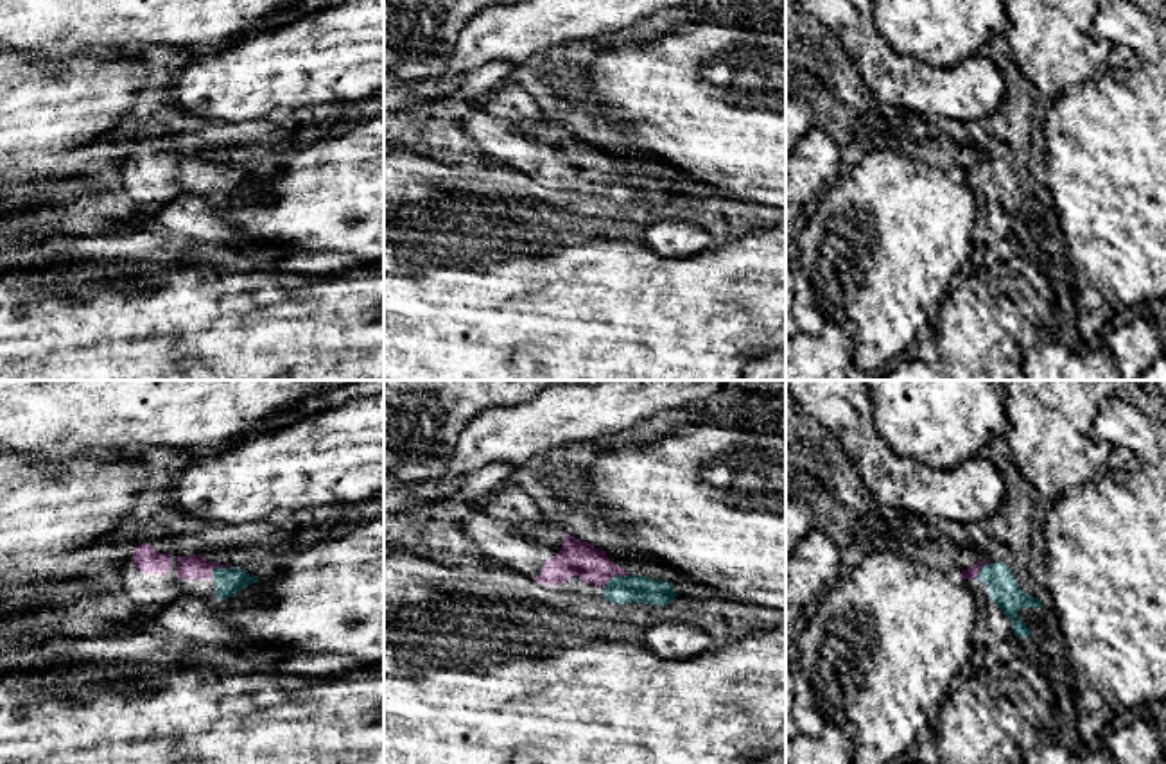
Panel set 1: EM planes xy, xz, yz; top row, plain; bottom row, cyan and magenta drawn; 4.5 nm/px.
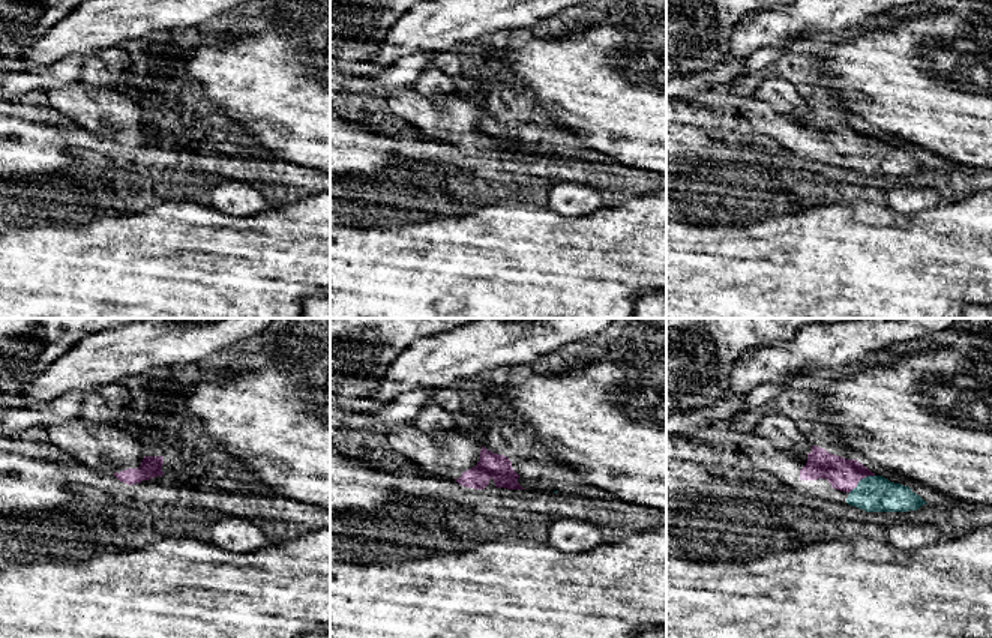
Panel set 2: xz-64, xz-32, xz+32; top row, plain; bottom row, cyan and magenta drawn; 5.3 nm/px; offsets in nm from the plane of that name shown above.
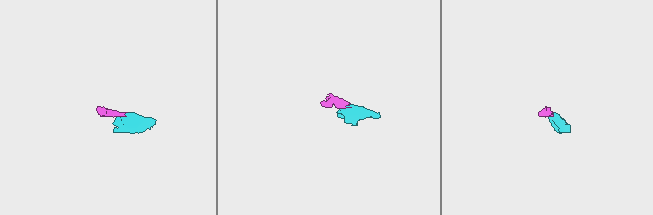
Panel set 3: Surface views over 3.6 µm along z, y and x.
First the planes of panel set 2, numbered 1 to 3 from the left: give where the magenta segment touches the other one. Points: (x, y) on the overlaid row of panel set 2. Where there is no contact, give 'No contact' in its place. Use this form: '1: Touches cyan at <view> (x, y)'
1: No contact
2: No contact
3: Touches cyan at xz+32 (860, 481)

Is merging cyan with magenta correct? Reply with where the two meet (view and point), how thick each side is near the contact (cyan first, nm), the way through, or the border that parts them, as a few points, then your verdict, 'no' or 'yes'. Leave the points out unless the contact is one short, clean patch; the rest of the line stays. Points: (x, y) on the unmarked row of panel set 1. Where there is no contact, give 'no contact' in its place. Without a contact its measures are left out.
contact xz (617, 173); calibres 130 and 160 nm; way xz (621, 187), (617, 173), (601, 171), (592, 164); yes

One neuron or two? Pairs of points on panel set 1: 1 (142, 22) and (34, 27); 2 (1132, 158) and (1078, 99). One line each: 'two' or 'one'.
1: one
2: one

